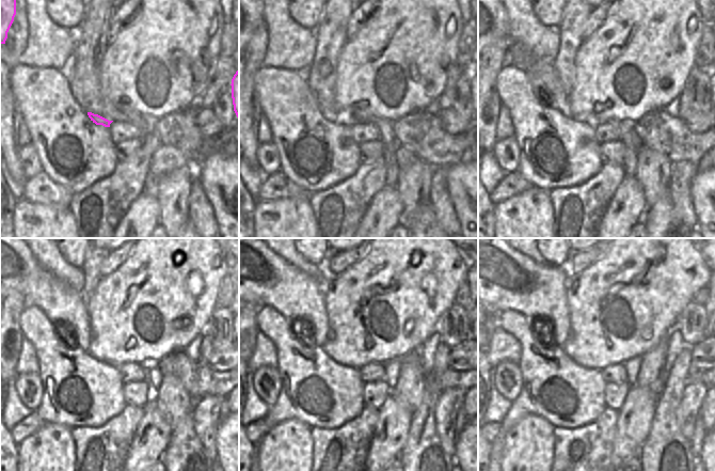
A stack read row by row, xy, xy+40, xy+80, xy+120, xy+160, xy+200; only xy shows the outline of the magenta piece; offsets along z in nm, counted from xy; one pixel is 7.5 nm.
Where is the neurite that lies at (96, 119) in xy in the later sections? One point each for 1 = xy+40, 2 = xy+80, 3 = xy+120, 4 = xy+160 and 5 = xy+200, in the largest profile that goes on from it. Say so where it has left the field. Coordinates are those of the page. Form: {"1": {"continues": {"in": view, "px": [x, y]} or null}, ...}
{"1": {"continues": {"in": "xy+40", "px": [327, 113]}}, "2": {"continues": {"in": "xy+80", "px": [545, 82]}}, "3": {"continues": {"in": "xy+120", "px": [61, 303]}}, "4": {"continues": {"in": "xy+160", "px": [260, 277]}}, "5": {"continues": {"in": "xy+200", "px": [499, 278]}}}

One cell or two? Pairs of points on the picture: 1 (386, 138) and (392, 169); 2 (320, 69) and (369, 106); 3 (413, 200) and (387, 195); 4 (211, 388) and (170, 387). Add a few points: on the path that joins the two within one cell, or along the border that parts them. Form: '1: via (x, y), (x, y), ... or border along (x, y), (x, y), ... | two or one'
1: via (388, 145), (390, 161) | one
2: border along (338, 57), (336, 65), (337, 106) | two
3: border along (395, 187), (401, 201), (399, 223) | two
4: border along (163, 374), (175, 376), (194, 401) | two

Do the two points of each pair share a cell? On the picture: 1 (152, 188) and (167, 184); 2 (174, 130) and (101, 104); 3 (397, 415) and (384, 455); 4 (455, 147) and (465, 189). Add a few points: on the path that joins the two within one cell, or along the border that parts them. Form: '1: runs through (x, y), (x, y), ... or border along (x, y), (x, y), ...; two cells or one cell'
1: border along (160, 178), (156, 197); two cells
2: border along (158, 120), (154, 130); two cells
3: runs through (393, 425), (385, 445); one cell
4: border along (460, 160), (448, 167); two cells

